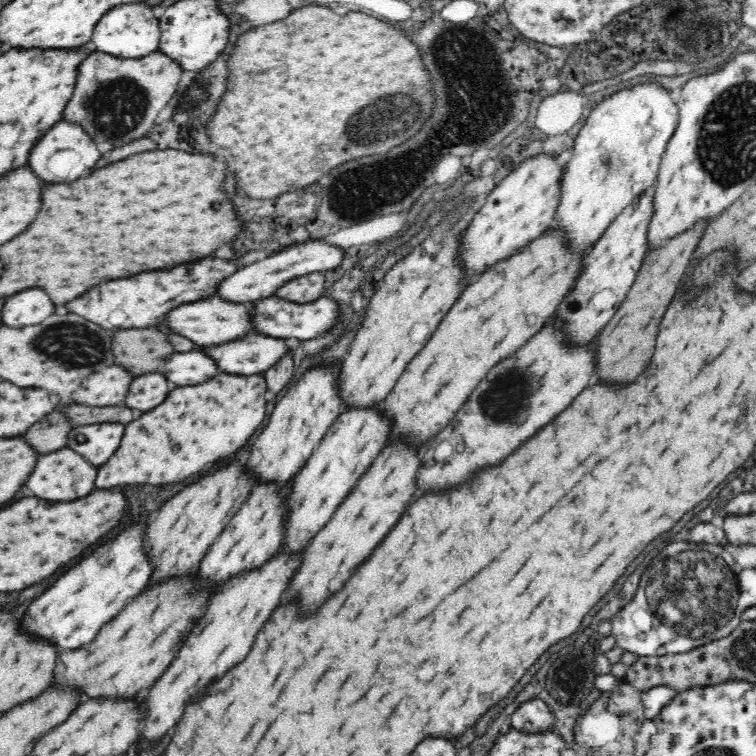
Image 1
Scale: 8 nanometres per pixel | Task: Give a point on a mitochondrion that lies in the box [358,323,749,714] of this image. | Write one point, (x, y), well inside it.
(702, 598)

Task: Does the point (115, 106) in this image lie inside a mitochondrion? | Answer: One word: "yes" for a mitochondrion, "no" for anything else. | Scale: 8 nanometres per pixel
yes

